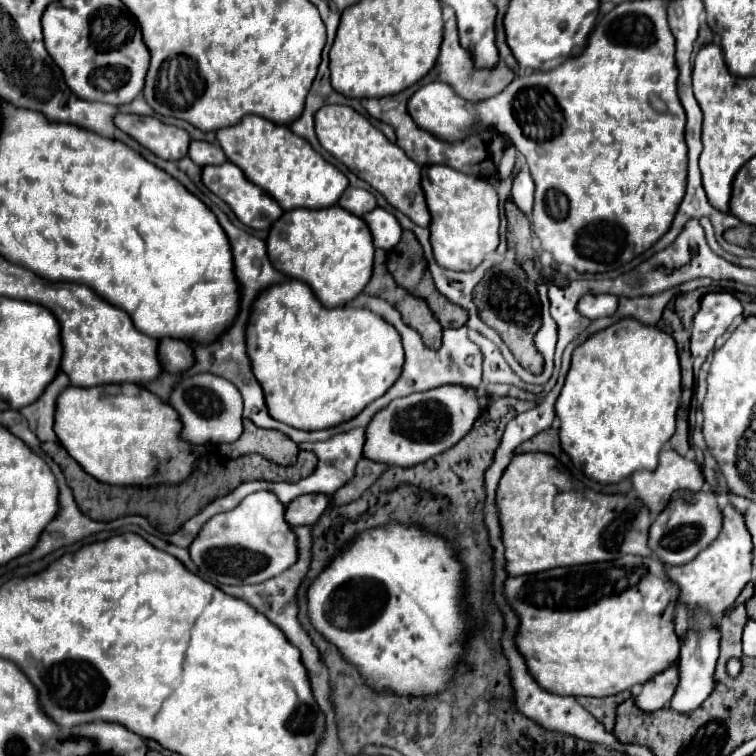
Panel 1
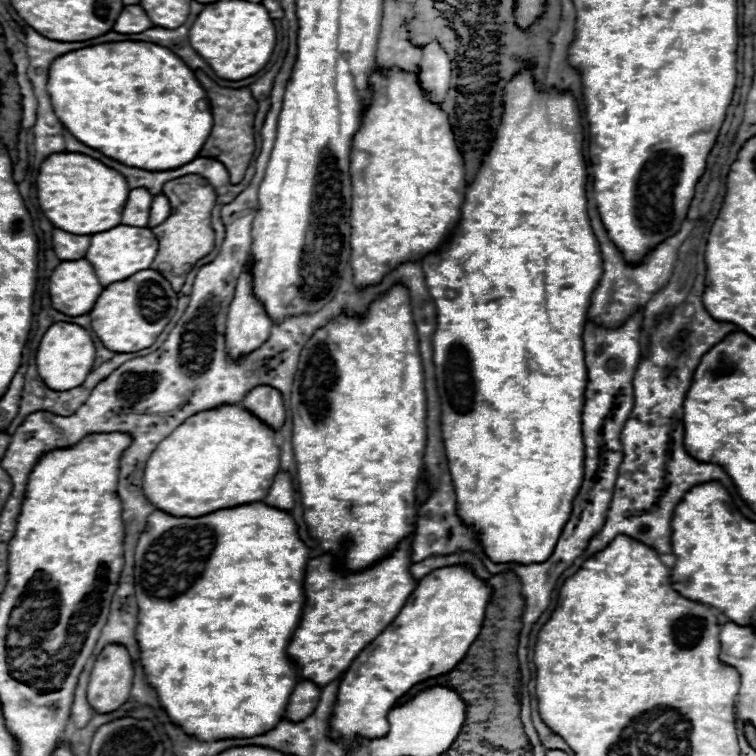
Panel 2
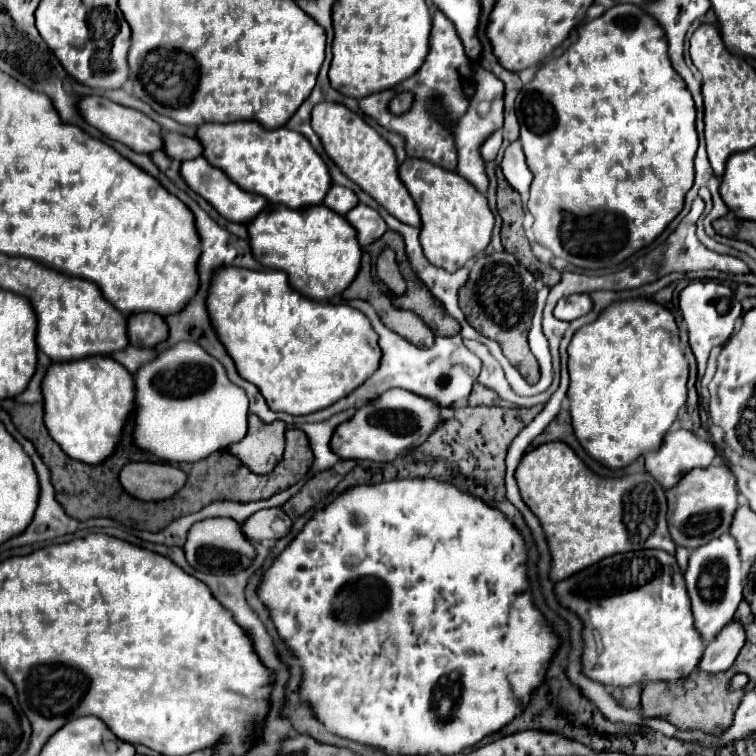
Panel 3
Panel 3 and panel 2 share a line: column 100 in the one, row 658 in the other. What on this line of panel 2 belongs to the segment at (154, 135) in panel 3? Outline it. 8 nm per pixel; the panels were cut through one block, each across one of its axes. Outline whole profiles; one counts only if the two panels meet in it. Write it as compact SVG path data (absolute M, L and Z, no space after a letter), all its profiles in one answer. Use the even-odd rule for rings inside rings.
M108 644L96 658L90 682L88 702L104 714L120 708L130 700L130 688L134 680L134 664L128 650L122 644Z

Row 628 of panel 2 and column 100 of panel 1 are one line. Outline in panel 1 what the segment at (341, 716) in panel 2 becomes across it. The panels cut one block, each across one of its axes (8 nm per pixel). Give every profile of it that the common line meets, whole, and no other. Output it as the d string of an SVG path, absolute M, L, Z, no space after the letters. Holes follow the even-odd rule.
M104 384L92 388L68 386L56 400L54 432L60 444L90 476L106 484L180 484L184 478L190 476L194 460L210 450L210 446L196 448L184 444L180 440L180 430L182 424L176 410L140 384Z

